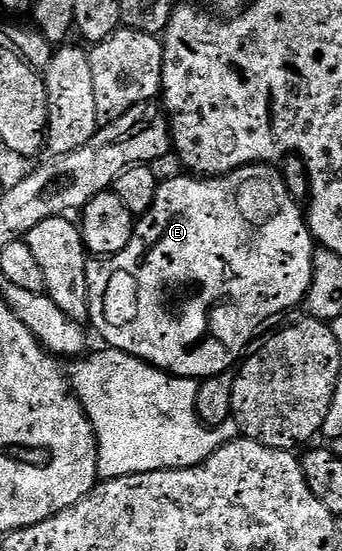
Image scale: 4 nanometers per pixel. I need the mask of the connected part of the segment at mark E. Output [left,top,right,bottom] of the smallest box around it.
[89,164,315,380]

